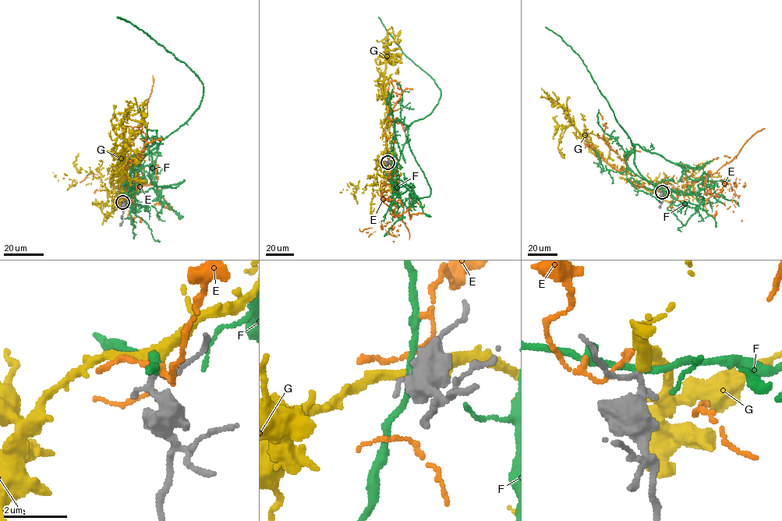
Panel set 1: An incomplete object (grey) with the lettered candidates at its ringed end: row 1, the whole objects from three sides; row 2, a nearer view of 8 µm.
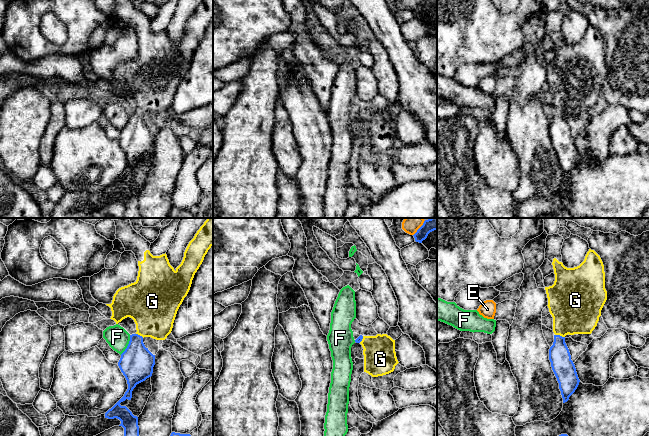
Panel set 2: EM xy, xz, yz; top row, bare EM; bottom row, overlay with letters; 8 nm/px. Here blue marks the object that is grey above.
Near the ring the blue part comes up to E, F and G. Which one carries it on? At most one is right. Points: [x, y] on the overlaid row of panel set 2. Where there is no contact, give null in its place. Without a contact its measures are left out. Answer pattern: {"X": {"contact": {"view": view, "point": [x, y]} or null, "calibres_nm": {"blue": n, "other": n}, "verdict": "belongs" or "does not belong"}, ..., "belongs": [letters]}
{"E": {"contact": {"view": "xz", "point": [419, 228]}, "calibres_nm": {"blue": 120, "other": 150}, "verdict": "does not belong"}, "F": {"contact": {"view": "xy", "point": [128, 345]}, "calibres_nm": {"blue": 280, "other": 180}, "verdict": "does not belong"}, "G": {"contact": {"view": "yz", "point": [559, 335]}, "calibres_nm": {"blue": 170, "other": 380}, "verdict": "belongs"}, "belongs": ["G"]}

